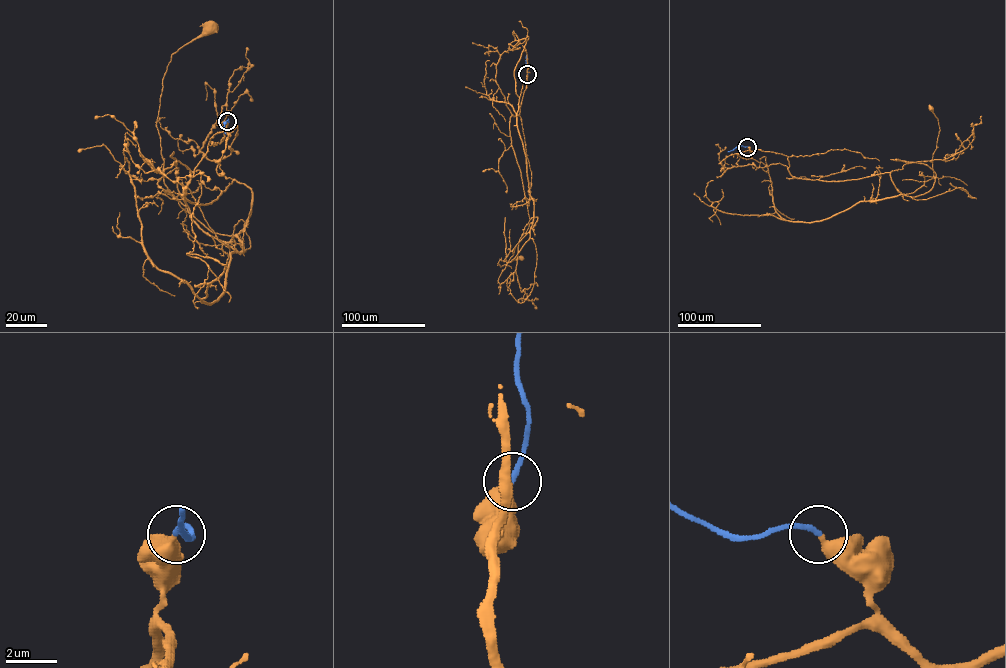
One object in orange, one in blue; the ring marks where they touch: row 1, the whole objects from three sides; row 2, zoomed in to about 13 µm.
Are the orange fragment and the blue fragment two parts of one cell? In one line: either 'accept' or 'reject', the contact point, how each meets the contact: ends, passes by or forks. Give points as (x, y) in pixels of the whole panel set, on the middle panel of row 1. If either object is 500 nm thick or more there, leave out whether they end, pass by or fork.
accept | (527, 74) | orange ends | blue ends

